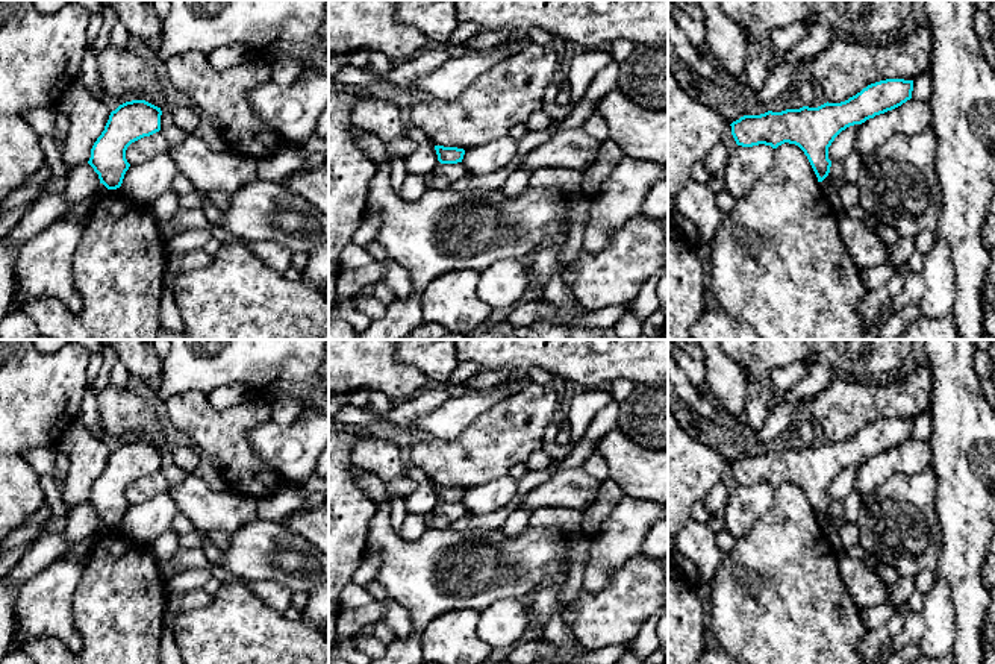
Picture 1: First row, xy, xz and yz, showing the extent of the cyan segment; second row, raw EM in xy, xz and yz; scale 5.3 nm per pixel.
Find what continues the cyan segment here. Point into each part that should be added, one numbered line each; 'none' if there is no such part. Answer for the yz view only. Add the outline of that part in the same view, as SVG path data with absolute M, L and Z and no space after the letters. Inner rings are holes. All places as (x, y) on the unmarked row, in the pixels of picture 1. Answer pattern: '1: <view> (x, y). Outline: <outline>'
none

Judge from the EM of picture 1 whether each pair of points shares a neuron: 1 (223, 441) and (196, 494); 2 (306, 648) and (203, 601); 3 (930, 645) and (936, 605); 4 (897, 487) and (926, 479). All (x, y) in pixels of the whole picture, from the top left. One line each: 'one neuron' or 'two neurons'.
1: two neurons
2: two neurons
3: one neuron
4: one neuron

